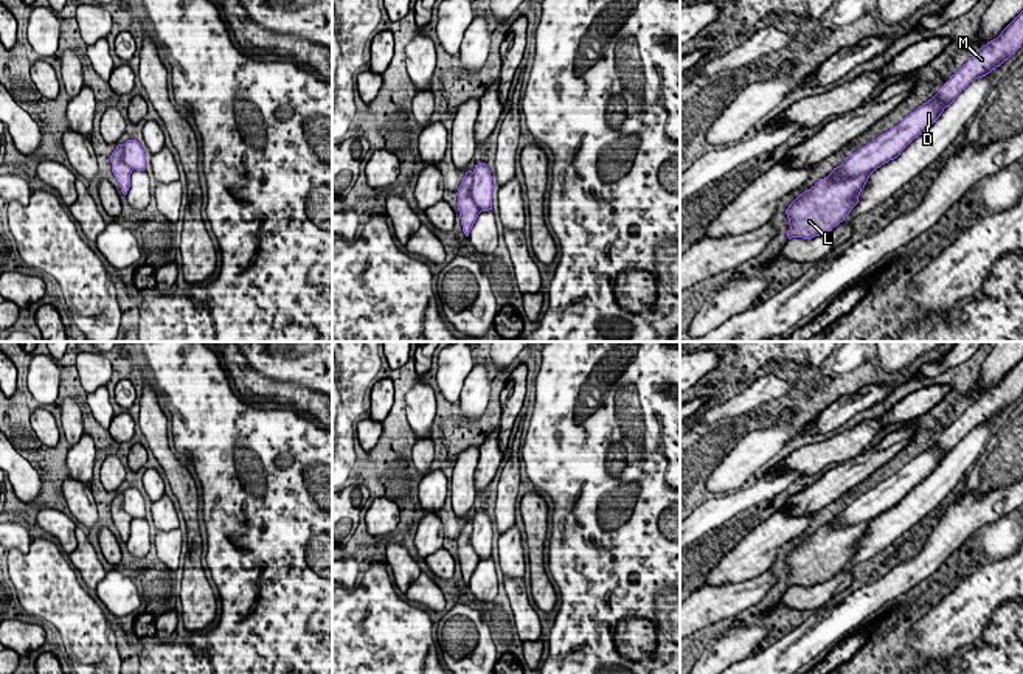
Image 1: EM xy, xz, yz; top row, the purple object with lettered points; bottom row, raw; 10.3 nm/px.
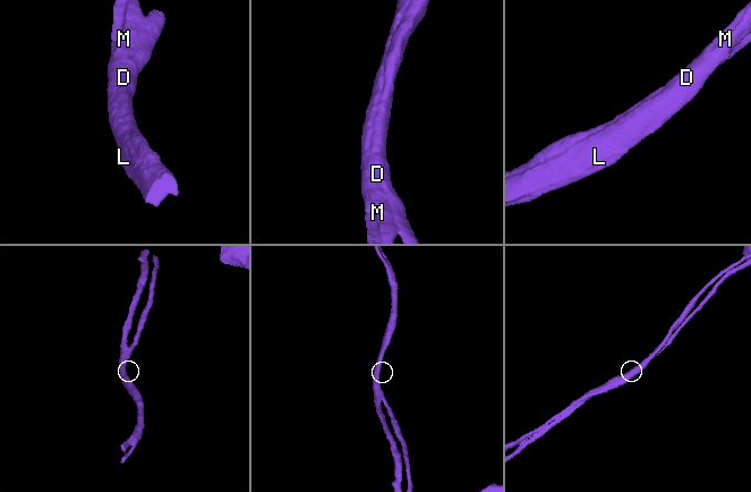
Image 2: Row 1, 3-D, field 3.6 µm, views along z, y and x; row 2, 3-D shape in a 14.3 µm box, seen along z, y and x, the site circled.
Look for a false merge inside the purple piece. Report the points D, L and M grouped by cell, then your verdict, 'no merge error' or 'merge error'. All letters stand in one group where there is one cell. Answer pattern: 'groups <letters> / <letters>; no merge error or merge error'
groups D / L M; merge error

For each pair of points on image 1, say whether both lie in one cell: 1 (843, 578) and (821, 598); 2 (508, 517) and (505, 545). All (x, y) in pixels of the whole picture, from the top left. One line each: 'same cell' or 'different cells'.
1: same cell
2: different cells

